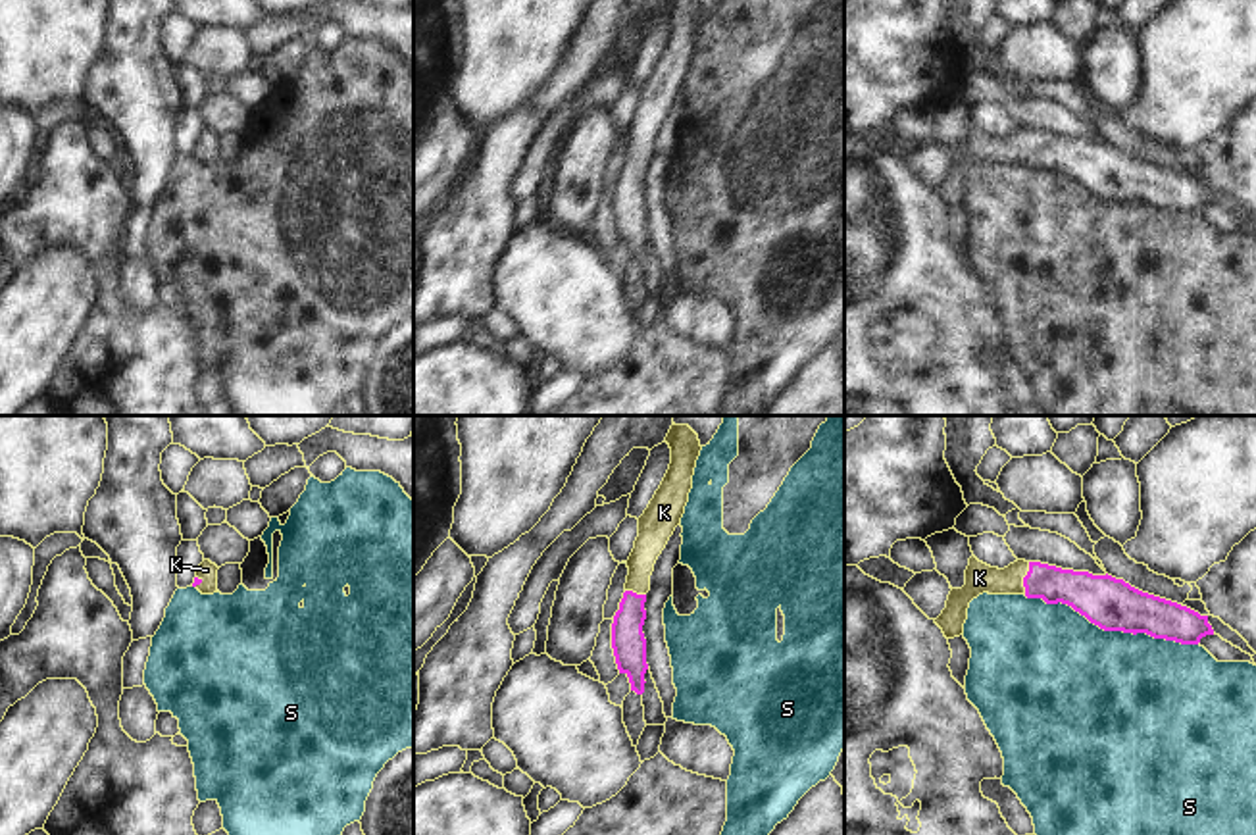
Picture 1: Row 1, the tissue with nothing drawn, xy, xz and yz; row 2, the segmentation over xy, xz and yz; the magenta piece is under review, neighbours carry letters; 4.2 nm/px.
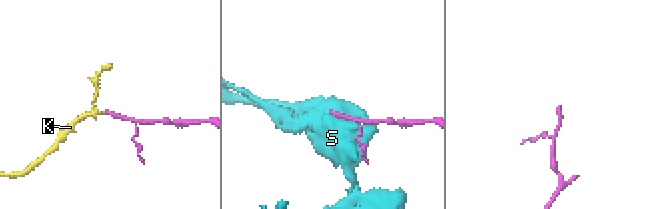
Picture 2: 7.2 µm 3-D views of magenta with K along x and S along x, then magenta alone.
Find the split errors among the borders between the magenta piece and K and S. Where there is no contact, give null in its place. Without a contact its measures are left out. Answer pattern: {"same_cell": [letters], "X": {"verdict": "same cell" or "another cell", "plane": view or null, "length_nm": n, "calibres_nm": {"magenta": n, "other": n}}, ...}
{"same_cell": ["K"], "K": {"verdict": "same cell", "plane": "yz", "length_nm": 140, "calibres_nm": {"magenta": 160, "other": 130}}, "S": {"verdict": "another cell", "plane": "yz", "length_nm": 750, "calibres_nm": {"magenta": 220, "other": 500}}}

